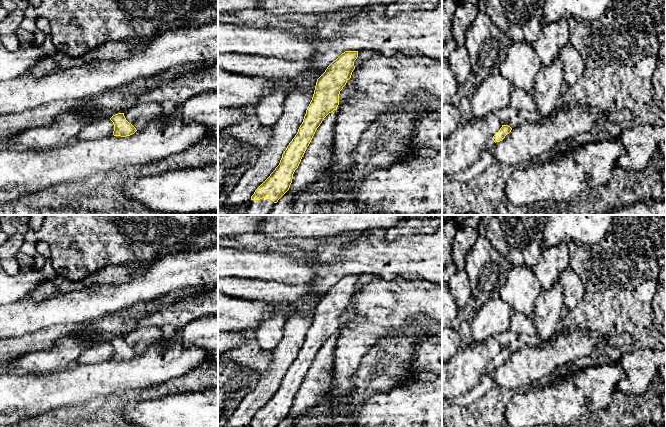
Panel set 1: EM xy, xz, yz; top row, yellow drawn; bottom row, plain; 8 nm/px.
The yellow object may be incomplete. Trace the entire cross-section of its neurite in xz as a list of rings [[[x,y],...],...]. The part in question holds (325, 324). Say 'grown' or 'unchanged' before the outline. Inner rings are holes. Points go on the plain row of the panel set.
grown; [[[345,275],[317,303],[312,324],[297,358],[282,378],[279,389],[255,414],[250,427],[277,427],[289,414],[293,398],[324,342],[337,333],[339,318],[355,293],[358,275]]]

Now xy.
unchanged; [[[124,337],[113,339],[110,344],[114,348],[114,360],[126,361],[134,358],[137,355],[136,352],[126,344]]]

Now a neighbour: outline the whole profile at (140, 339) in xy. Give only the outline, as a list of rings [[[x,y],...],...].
[[[139,327],[131,331],[124,337],[126,344],[131,347],[136,354],[144,353],[154,342],[162,338],[168,332],[155,327]]]

